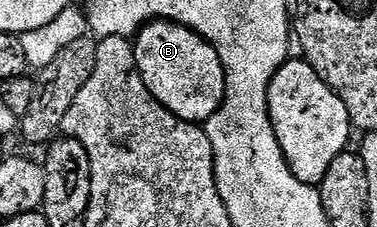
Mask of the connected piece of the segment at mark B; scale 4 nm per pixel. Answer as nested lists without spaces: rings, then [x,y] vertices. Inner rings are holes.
[[[154,20],[136,38],[141,74],[155,97],[185,122],[205,124],[226,99],[226,65],[214,43],[173,20]]]

